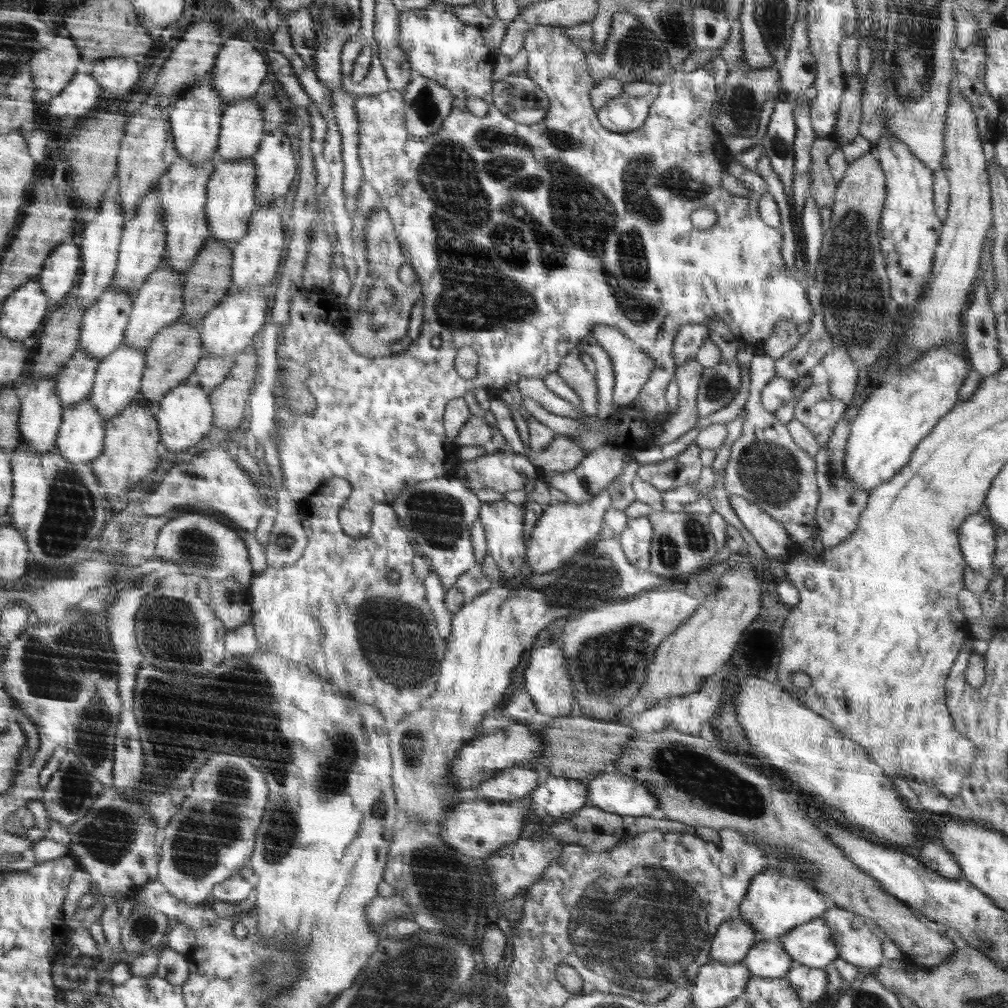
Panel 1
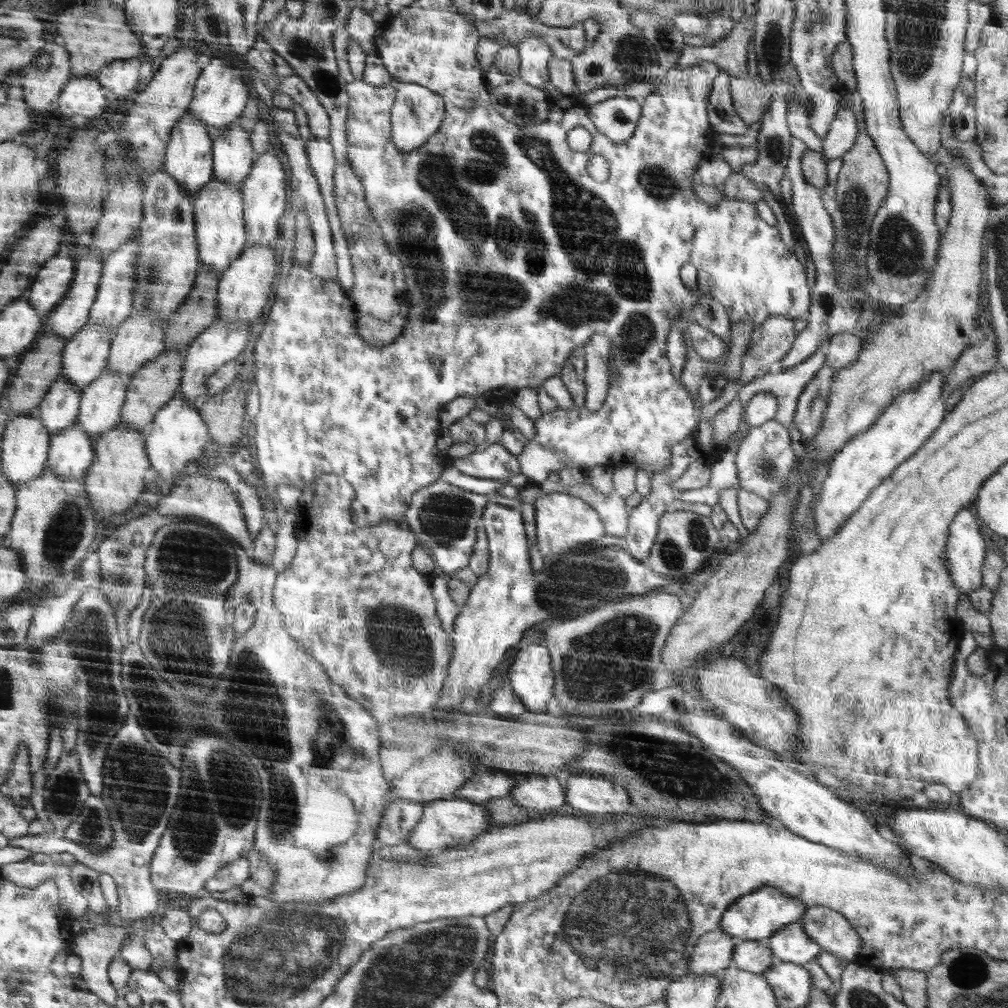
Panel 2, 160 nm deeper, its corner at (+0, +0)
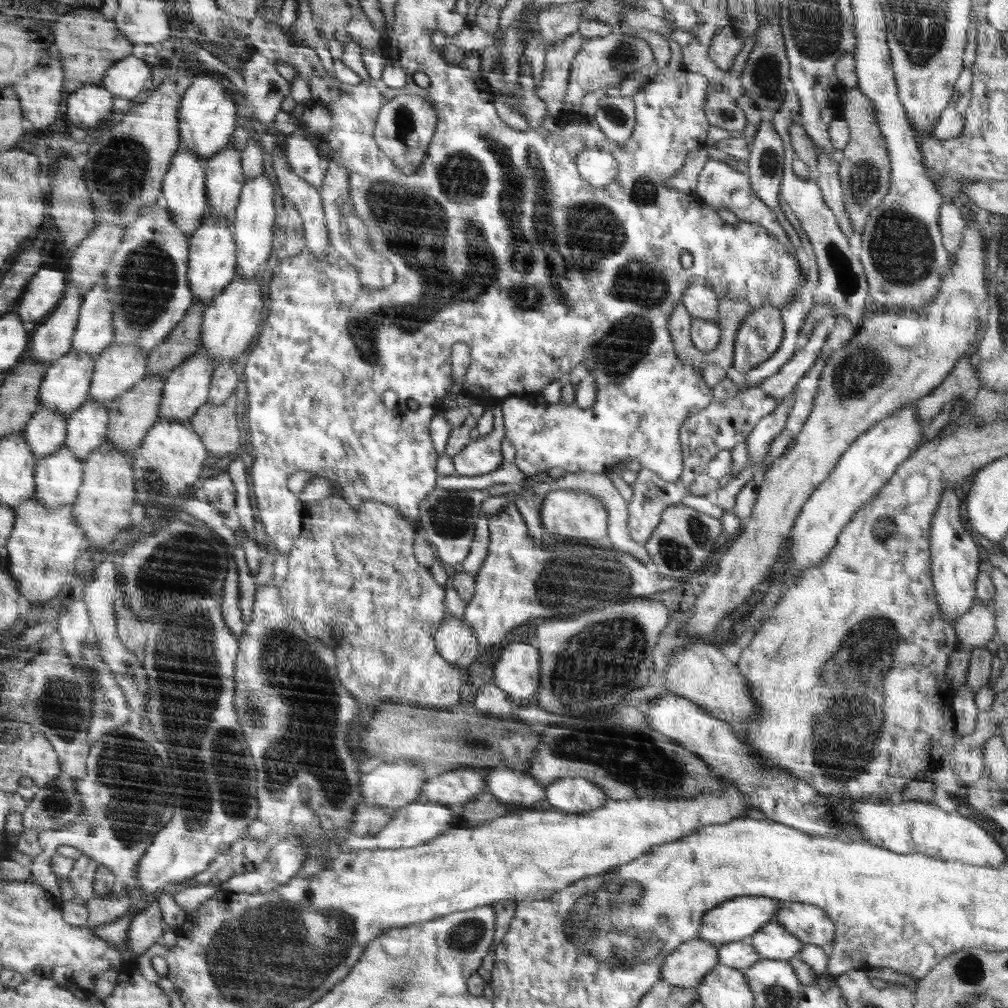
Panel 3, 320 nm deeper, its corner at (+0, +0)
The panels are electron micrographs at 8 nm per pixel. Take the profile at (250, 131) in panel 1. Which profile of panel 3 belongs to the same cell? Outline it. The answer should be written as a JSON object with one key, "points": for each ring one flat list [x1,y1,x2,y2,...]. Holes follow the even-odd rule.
{"points":[[232,144,228,148,223,148,222,151,217,152,213,157,208,158,206,168,206,187,208,200,211,200,209,209,215,212,215,216,225,216,228,220,233,219,236,205,238,204,238,196,242,184,244,184,244,175,241,167,241,151,234,149]]}

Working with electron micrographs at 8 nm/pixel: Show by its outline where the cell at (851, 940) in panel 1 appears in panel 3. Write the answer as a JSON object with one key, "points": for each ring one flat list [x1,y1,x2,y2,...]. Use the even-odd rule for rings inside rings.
{"points":[[781,902,776,923,799,937,804,944,829,948,835,926,826,912,817,906,798,902]]}

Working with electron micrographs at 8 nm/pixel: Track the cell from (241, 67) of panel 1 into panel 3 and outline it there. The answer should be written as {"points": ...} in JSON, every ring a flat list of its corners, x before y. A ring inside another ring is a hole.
{"points":[[200,68,192,84,186,89,179,112,179,136,181,142,192,152,198,153,203,160,213,157,228,144,232,132,236,128,236,106,234,96,224,90,224,86,216,80,214,74]]}

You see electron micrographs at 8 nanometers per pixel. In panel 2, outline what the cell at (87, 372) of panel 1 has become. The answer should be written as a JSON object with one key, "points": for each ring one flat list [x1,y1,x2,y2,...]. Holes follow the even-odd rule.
{"points":[[62,375,56,381,41,405,44,424,55,437,77,424,83,407,84,388,80,388]]}

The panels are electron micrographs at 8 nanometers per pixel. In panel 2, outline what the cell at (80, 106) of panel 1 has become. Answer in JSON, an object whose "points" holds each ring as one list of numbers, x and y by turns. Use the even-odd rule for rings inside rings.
{"points":[[76,78,62,94,62,112,76,118,98,118,106,112,112,94,92,78]]}

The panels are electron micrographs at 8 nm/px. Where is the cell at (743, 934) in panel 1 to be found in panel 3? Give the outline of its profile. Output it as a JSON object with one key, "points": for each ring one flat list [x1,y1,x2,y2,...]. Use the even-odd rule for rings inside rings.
{"points":[[689,940,671,952,664,962,663,981,695,988,718,966,718,945,710,940]]}

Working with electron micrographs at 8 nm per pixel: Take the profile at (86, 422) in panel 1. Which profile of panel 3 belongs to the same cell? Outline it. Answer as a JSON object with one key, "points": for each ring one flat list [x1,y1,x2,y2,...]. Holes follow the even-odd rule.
{"points":[[67,443,54,454,39,460,36,481,39,482,37,496,42,497,48,508,60,508,66,504,75,504,79,498,80,490,86,480,86,460,76,456]]}

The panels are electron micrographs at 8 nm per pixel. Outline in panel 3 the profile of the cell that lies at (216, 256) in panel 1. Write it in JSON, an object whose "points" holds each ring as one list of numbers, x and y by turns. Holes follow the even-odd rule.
{"points":[[193,303,183,322,171,332,167,340,160,344,148,360,148,377,170,375,170,372,190,359,202,344,202,326,206,305]]}

